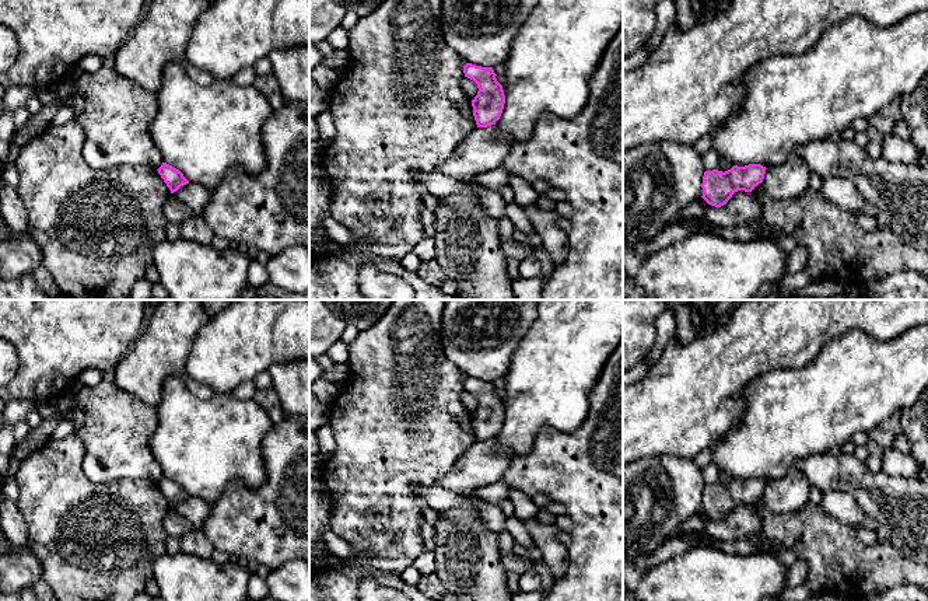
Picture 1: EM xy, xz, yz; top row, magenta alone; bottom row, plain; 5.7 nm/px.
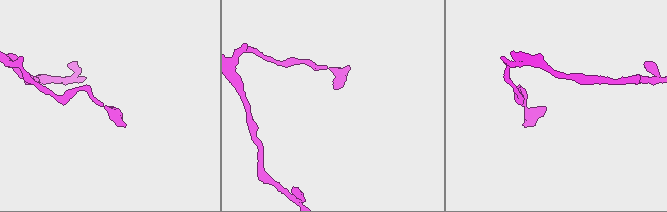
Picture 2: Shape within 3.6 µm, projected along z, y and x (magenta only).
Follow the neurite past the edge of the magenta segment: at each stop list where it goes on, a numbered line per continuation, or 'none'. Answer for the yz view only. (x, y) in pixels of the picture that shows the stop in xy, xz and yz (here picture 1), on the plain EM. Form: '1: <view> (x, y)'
none

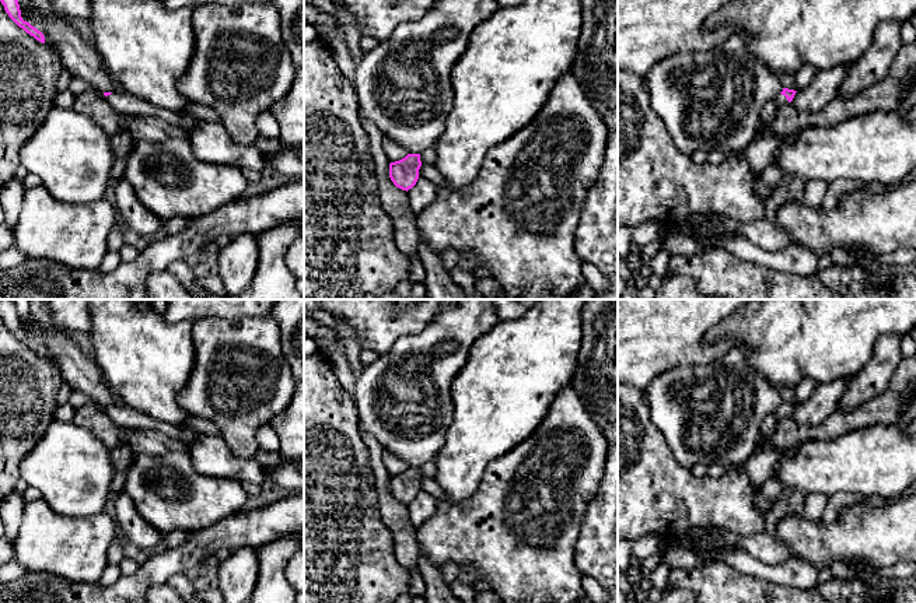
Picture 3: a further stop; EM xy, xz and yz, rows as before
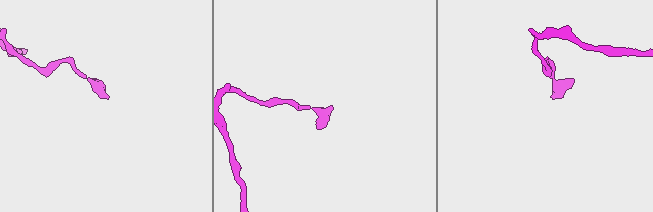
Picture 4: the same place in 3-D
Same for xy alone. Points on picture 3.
1: xy (125, 417)

